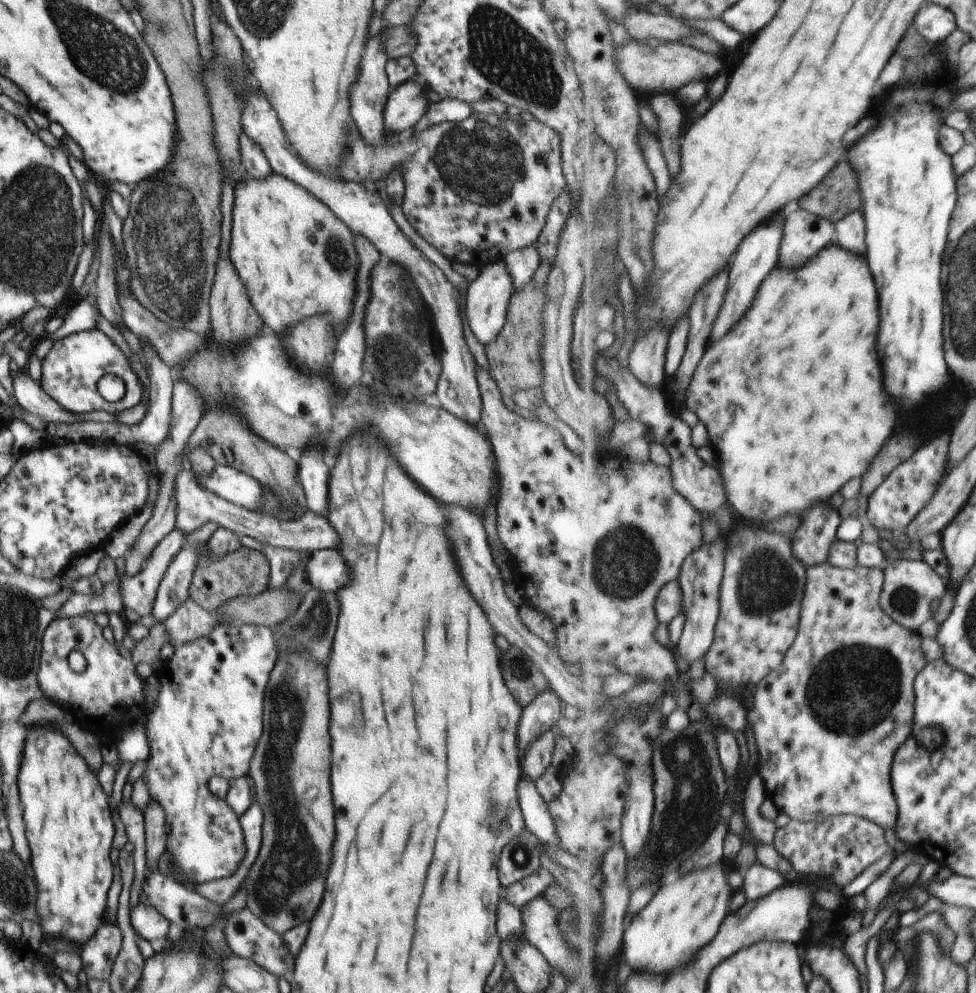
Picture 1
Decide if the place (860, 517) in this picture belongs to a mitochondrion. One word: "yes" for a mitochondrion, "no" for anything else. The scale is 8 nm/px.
no

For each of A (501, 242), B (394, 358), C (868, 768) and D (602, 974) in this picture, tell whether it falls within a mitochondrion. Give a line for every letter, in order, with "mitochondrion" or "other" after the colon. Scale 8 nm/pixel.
A: other
B: mitochondrion
C: other
D: other

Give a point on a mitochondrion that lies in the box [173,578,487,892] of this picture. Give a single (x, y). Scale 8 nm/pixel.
(314, 625)

